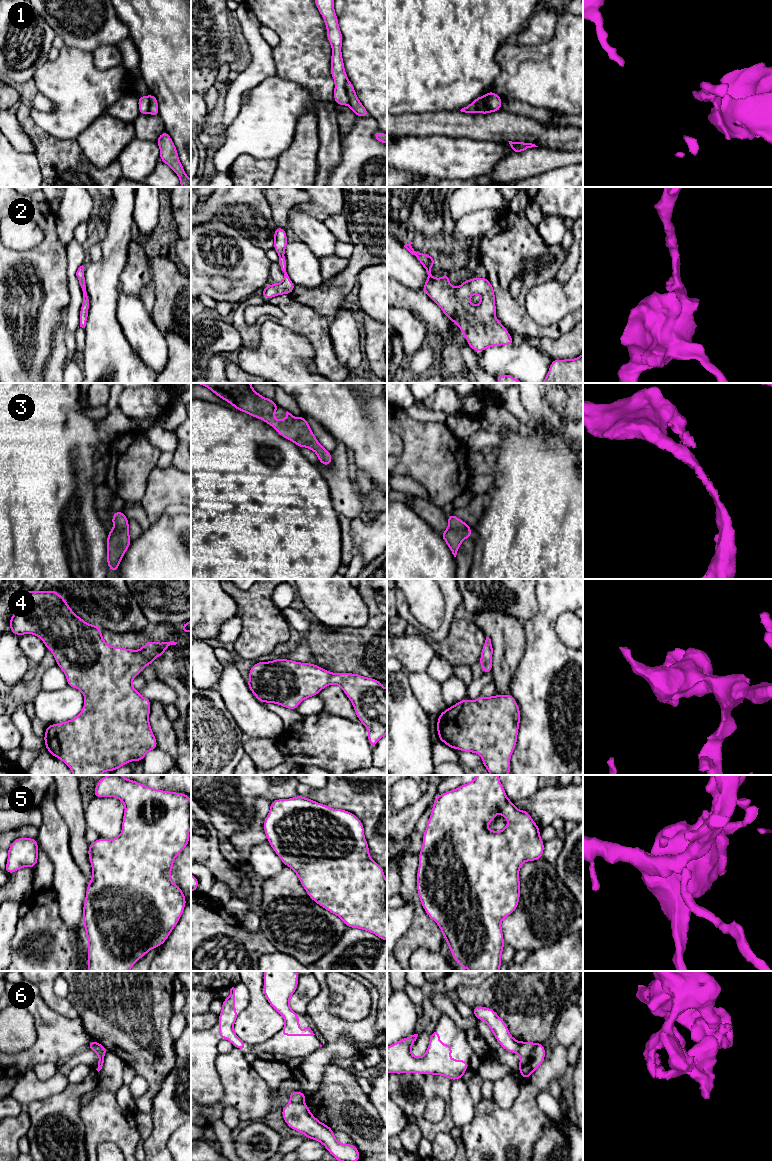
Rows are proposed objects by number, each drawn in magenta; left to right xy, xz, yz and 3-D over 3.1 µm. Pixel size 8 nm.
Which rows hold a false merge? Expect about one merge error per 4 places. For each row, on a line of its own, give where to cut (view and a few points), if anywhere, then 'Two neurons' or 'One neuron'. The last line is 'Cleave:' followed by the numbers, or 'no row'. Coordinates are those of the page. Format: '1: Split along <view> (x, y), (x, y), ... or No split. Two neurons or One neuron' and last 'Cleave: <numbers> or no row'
1: Split along yz (490, 91), (487, 99), (481, 103), (479, 112). Two neurons
2: No split. One neuron
3: No split. One neuron
4: No split. One neuron
5: No split. One neuron
6: Split along xy (91, 1040), (94, 1047), (97, 1050), (101, 1050), (104, 1054). Two neurons
Cleave: 1, 6

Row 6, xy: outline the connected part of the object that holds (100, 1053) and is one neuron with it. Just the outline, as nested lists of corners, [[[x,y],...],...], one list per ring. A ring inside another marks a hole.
[[[92,1041],[89,1042],[88,1044],[88,1048],[90,1048],[91,1050],[93,1050],[99,1057],[99,1061],[98,1061],[98,1068],[96,1069],[98,1072],[102,1069],[103,1063],[104,1063],[104,1056],[105,1054],[103,1053],[102,1050],[97,1051],[94,1046]]]

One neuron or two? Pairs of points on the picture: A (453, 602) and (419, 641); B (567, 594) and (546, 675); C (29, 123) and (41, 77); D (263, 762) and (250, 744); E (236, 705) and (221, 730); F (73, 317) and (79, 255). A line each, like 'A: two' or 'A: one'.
A: two
B: one
C: two
D: one
E: two
F: one

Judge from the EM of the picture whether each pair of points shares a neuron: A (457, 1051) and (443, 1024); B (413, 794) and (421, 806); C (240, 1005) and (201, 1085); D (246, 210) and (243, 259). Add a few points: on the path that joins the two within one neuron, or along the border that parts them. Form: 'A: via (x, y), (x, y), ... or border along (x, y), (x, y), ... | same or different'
A: via (450, 1044), (447, 1040), (446, 1031) | same
B: border along (422, 793), (414, 802), (398, 811) | different
C: via (225, 1025), (201, 1049), (201, 1065) | same
D: border along (224, 223), (237, 229), (252, 243), (264, 249) | different

